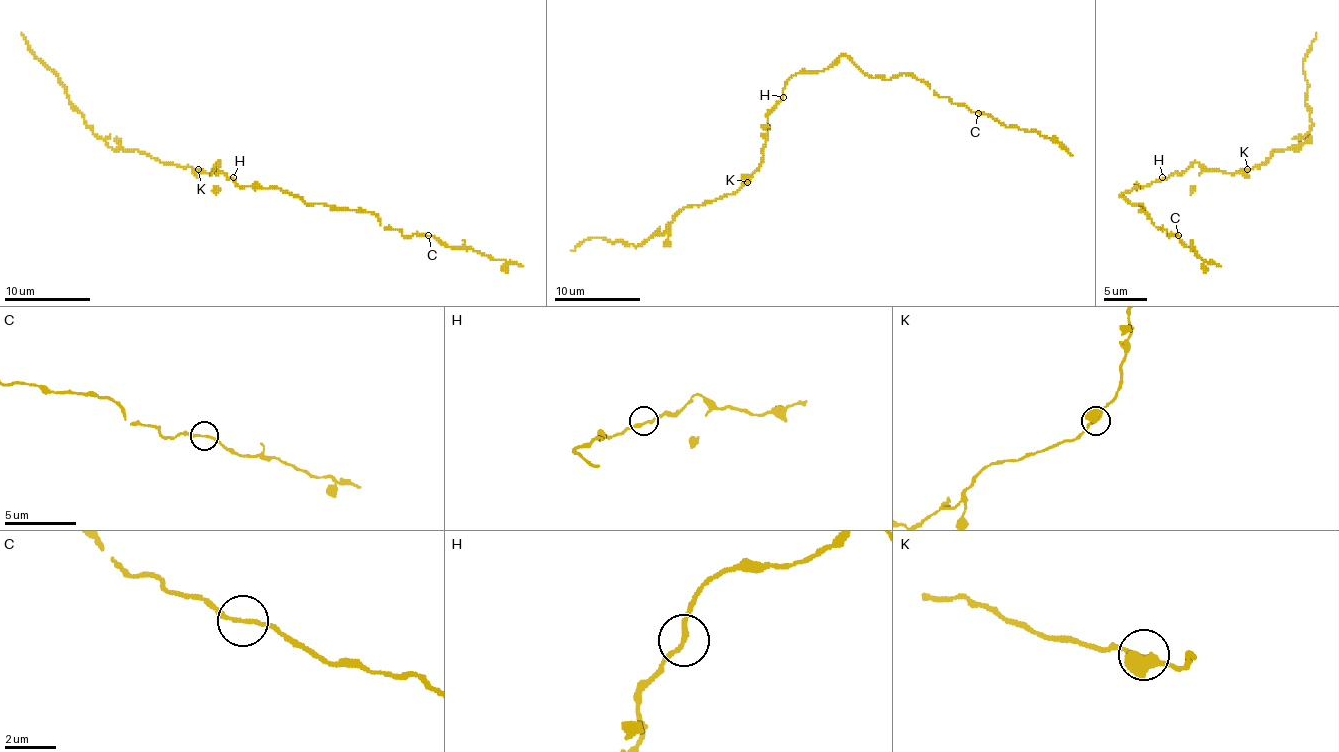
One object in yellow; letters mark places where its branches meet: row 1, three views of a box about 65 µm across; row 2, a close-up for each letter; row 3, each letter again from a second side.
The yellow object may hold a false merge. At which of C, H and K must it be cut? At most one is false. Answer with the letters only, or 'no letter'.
no letter

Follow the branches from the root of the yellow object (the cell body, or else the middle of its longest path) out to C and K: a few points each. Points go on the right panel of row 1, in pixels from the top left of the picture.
C: (1162, 180), (1121, 195), (1130, 203), (1141, 203), (1145, 208), (1139, 210), (1156, 227), (1177, 236)
K: (1162, 180), (1184, 171), (1193, 162), (1227, 173), (1242, 173), (1247, 169)

